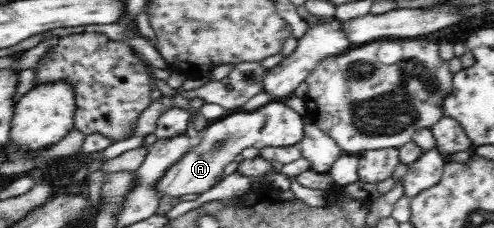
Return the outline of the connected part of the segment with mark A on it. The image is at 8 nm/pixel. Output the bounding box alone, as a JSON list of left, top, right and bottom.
[153,99,304,200]

